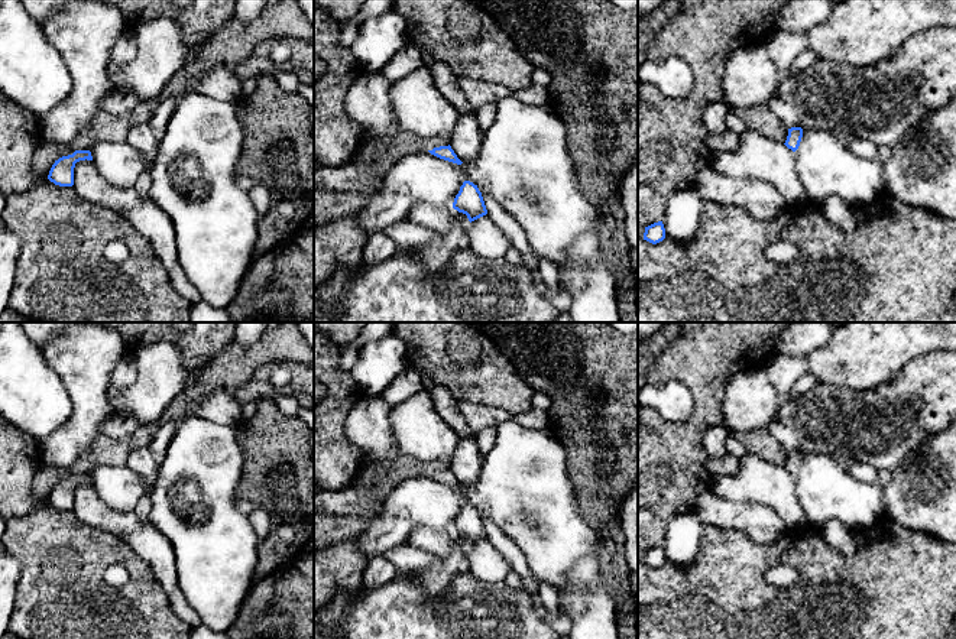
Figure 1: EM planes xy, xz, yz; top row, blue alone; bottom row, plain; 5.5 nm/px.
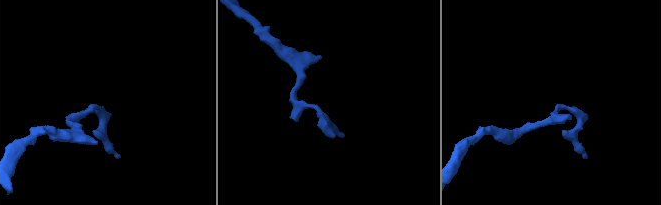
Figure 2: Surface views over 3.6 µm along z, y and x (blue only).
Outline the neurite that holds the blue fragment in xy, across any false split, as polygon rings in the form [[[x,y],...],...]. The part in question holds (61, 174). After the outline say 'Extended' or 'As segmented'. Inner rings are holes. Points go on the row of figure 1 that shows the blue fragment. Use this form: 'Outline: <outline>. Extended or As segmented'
Outline: [[[75,150],[72,155],[59,158],[52,165],[48,179],[59,186],[72,186],[75,163],[85,159],[93,160],[90,150]]]. As segmented

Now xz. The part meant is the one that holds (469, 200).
Outline: [[[464,181],[460,186],[453,208],[466,214],[470,223],[487,214],[482,192],[470,181]]]. As segmented

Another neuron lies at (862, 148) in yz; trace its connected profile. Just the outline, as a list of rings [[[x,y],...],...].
[[[849,136],[845,137],[845,142],[849,146],[849,149],[859,158],[878,160],[876,146],[869,140]]]

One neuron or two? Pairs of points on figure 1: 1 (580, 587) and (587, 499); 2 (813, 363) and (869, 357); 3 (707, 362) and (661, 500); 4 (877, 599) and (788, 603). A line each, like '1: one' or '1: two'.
1: two
2: one
3: one
4: one

